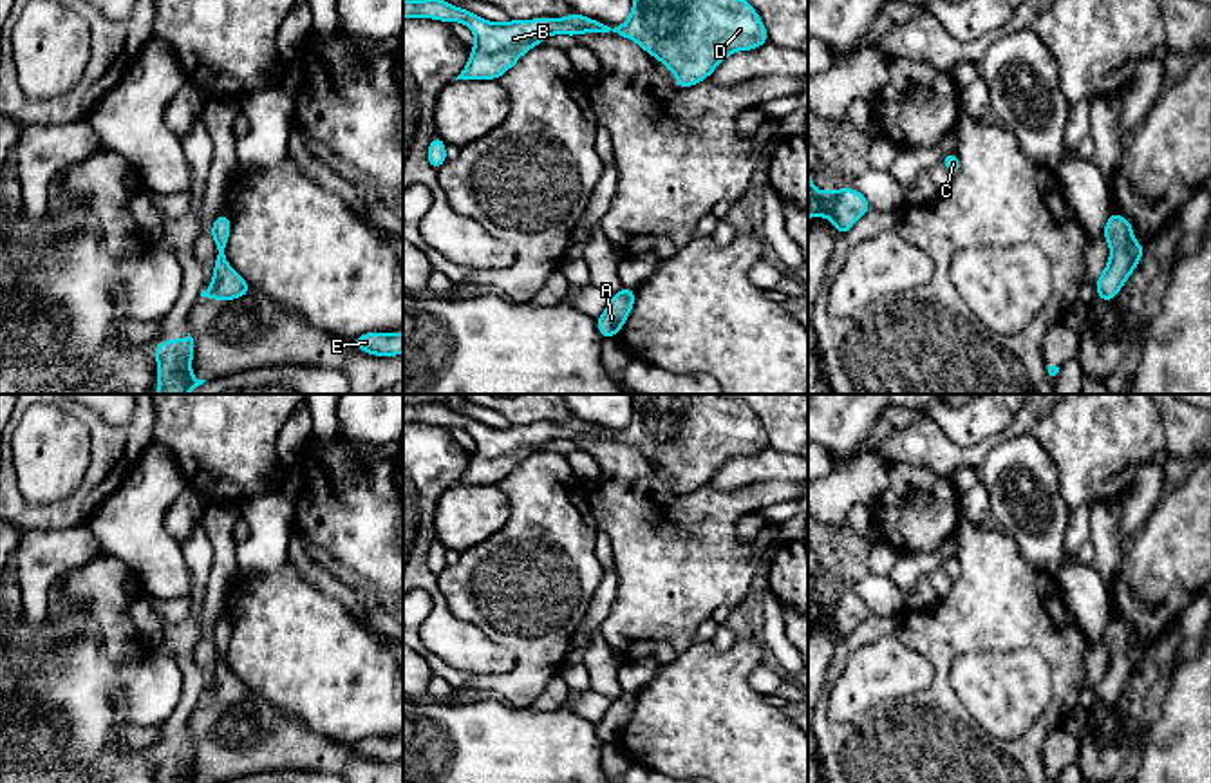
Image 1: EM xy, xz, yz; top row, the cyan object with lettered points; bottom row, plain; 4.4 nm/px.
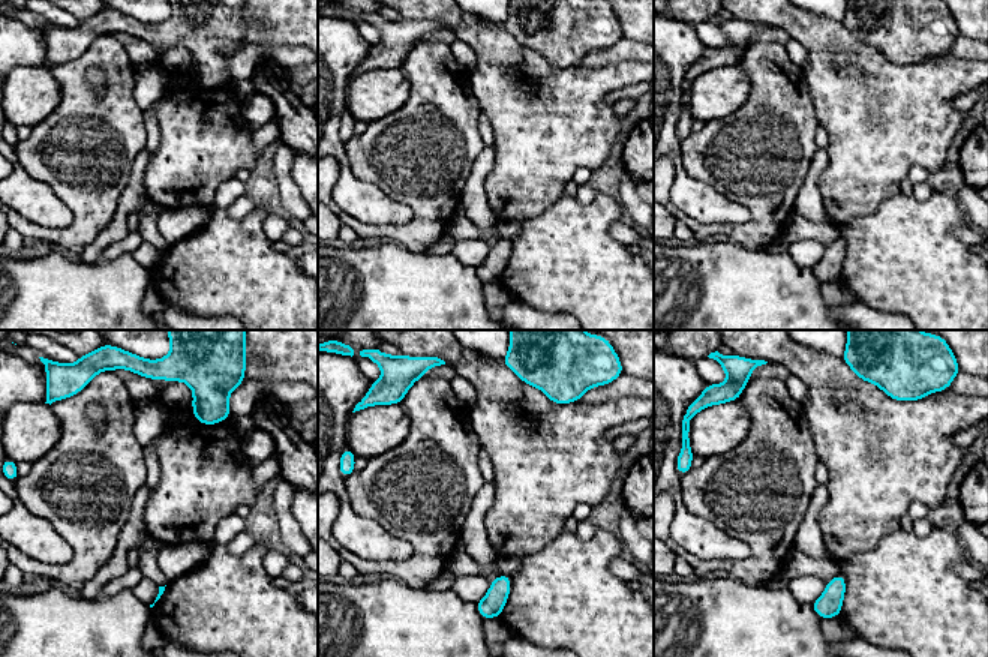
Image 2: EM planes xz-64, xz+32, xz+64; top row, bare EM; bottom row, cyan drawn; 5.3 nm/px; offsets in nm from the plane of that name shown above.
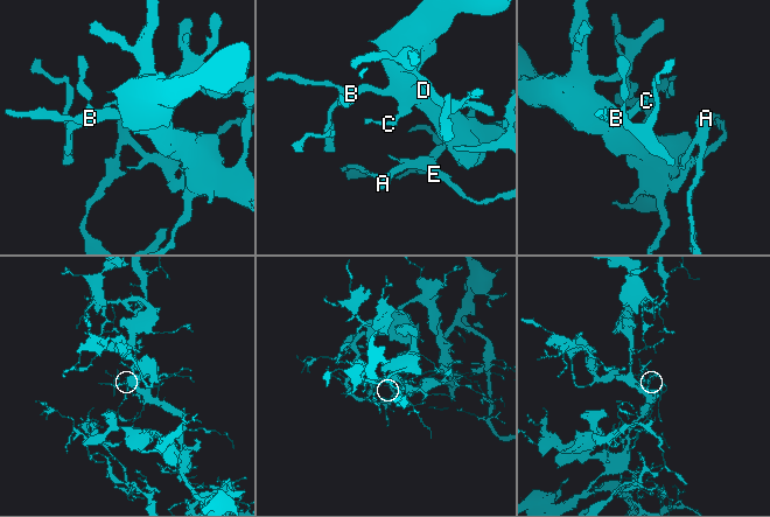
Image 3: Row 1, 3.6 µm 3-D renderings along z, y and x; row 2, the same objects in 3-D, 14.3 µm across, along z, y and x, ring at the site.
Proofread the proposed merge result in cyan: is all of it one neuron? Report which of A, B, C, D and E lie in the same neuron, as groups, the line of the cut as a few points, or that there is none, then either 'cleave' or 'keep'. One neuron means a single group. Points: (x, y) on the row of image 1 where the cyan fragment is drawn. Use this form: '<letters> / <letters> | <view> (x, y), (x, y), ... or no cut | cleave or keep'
A B C D E | no cut | keep

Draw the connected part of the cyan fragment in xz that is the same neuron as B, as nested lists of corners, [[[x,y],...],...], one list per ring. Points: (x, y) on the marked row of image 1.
[[[403,0],[403,18],[432,18],[446,24],[463,22],[472,29],[475,45],[470,49],[466,67],[455,80],[499,80],[517,60],[553,34],[578,36],[620,34],[636,42],[676,76],[676,89],[687,89],[707,80],[714,69],[732,52],[754,51],[768,42],[768,31],[748,0],[633,0],[631,16],[618,27],[609,27],[573,11],[566,18],[488,22],[468,9],[446,0]]]

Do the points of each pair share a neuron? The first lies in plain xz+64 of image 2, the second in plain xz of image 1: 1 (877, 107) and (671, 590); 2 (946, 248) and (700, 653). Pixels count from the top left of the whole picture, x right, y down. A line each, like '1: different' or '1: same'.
1: same
2: same

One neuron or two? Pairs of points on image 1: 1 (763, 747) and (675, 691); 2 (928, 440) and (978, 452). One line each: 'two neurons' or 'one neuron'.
1: one neuron
2: one neuron

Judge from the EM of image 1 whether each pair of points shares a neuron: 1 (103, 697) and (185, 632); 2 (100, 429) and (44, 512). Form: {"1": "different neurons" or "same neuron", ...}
{"1": "different neurons", "2": "same neuron"}

